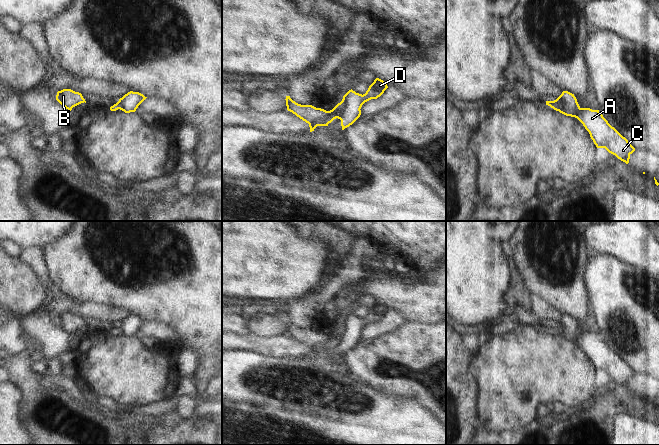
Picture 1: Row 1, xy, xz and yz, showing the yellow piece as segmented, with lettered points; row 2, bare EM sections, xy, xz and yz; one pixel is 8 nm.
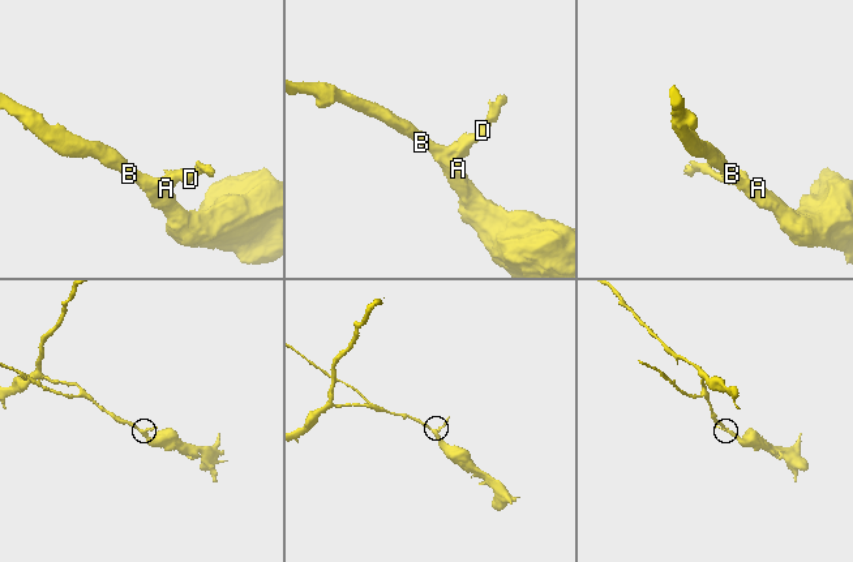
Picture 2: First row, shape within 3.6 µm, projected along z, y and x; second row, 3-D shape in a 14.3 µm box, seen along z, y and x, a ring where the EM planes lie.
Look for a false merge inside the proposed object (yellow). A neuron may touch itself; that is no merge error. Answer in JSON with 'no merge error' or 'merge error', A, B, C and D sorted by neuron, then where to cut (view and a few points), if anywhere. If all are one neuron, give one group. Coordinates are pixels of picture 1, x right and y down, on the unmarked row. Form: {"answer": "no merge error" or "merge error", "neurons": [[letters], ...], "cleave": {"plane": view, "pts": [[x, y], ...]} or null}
{"answer": "merge error", "neurons": [["A", "B", "C"], ["D"]], "cleave": {"plane": "xz", "pts": [[341, 326], [341, 335], [336, 341]]}}

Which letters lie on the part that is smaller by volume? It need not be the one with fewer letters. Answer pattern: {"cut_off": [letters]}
{"cut_off": ["D"]}

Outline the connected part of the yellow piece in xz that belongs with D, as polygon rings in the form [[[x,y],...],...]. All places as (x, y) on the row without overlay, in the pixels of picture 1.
[[[376,302],[363,319],[356,317],[352,313],[349,314],[343,320],[341,325],[342,334],[337,340],[341,344],[342,354],[352,349],[360,341],[360,333],[365,326],[377,323],[387,312],[388,310],[383,304]]]

